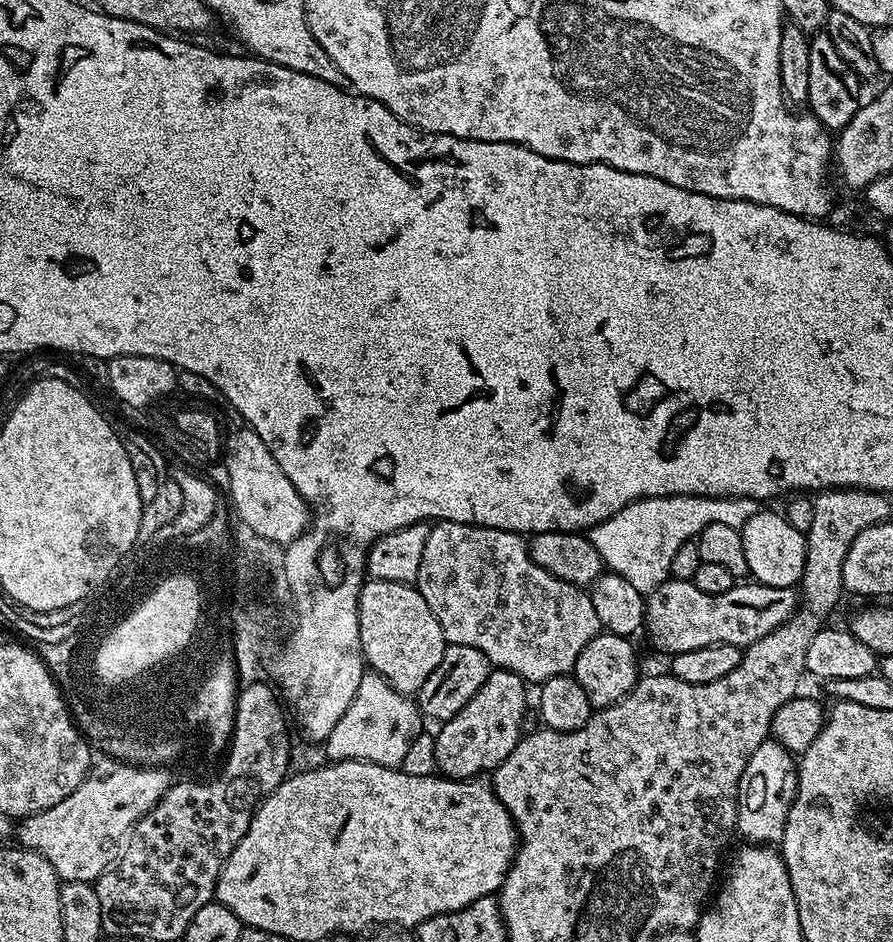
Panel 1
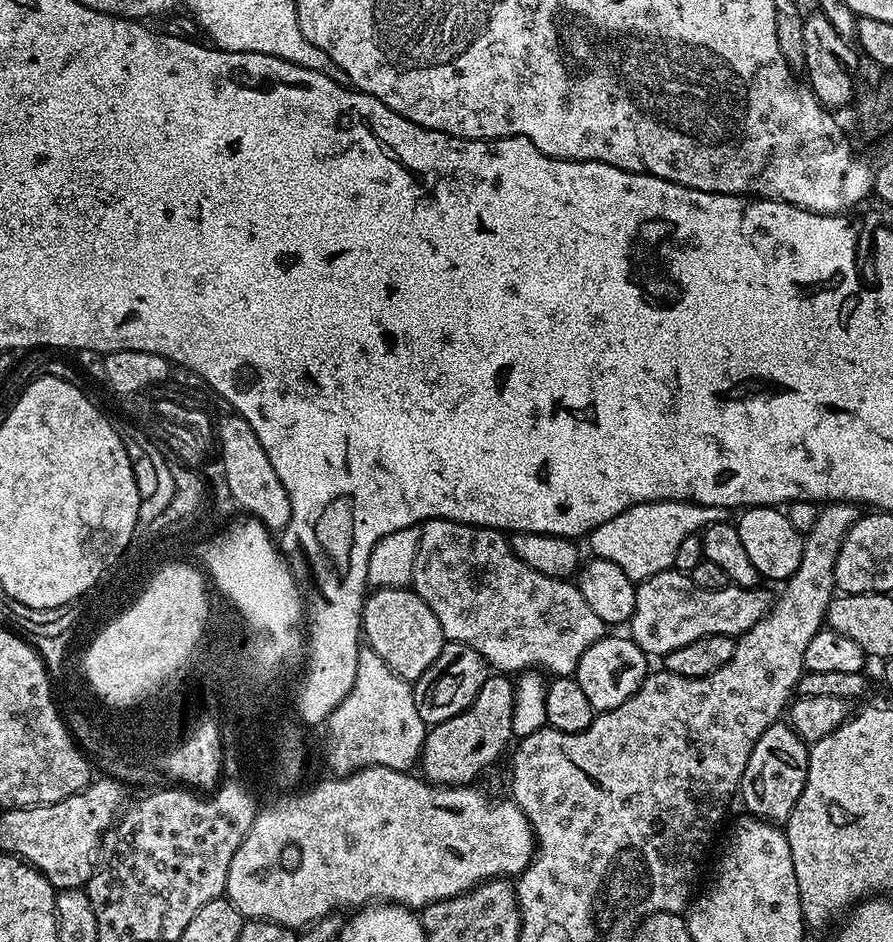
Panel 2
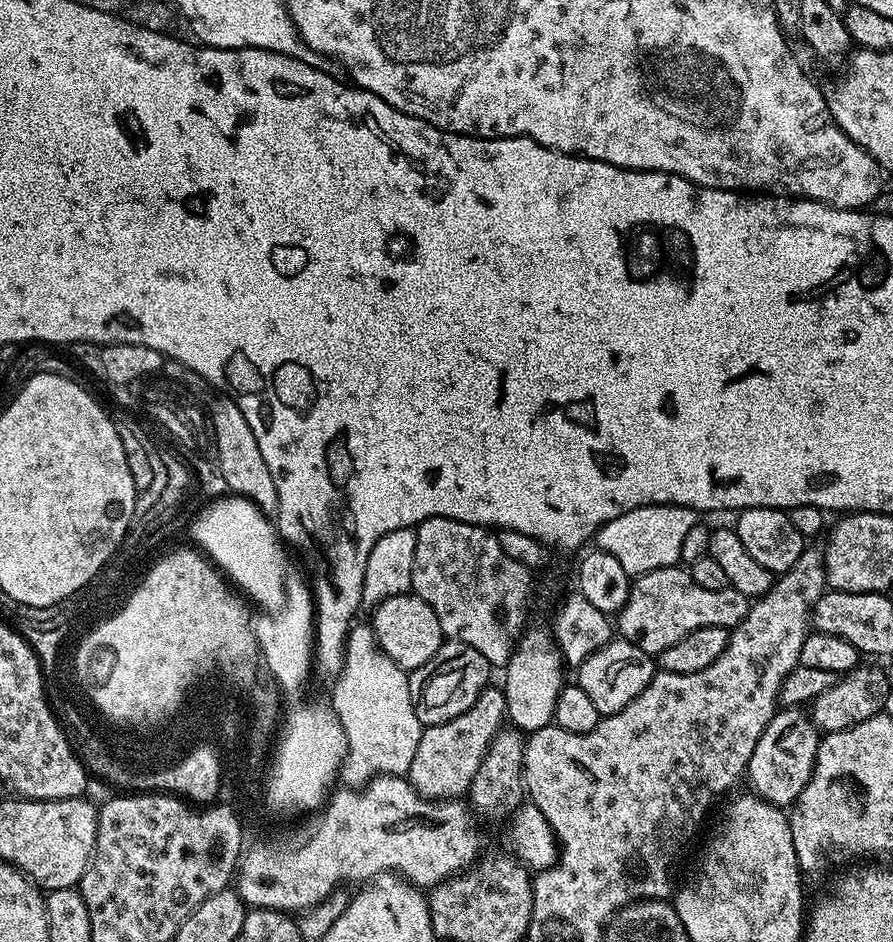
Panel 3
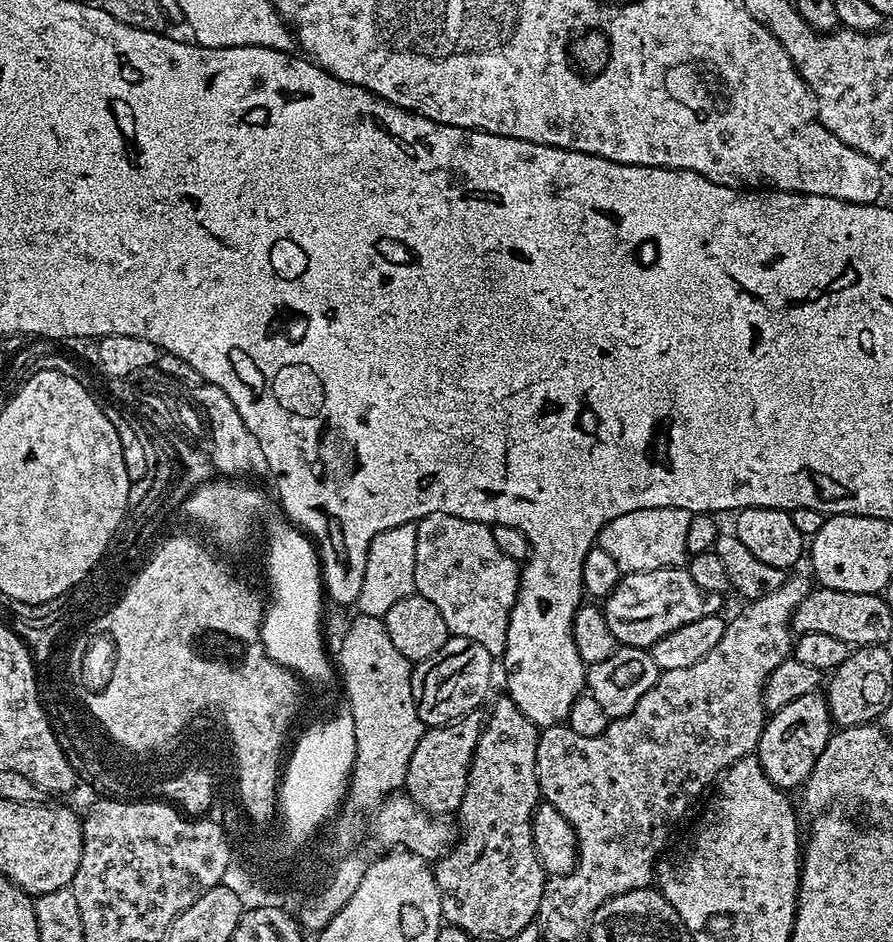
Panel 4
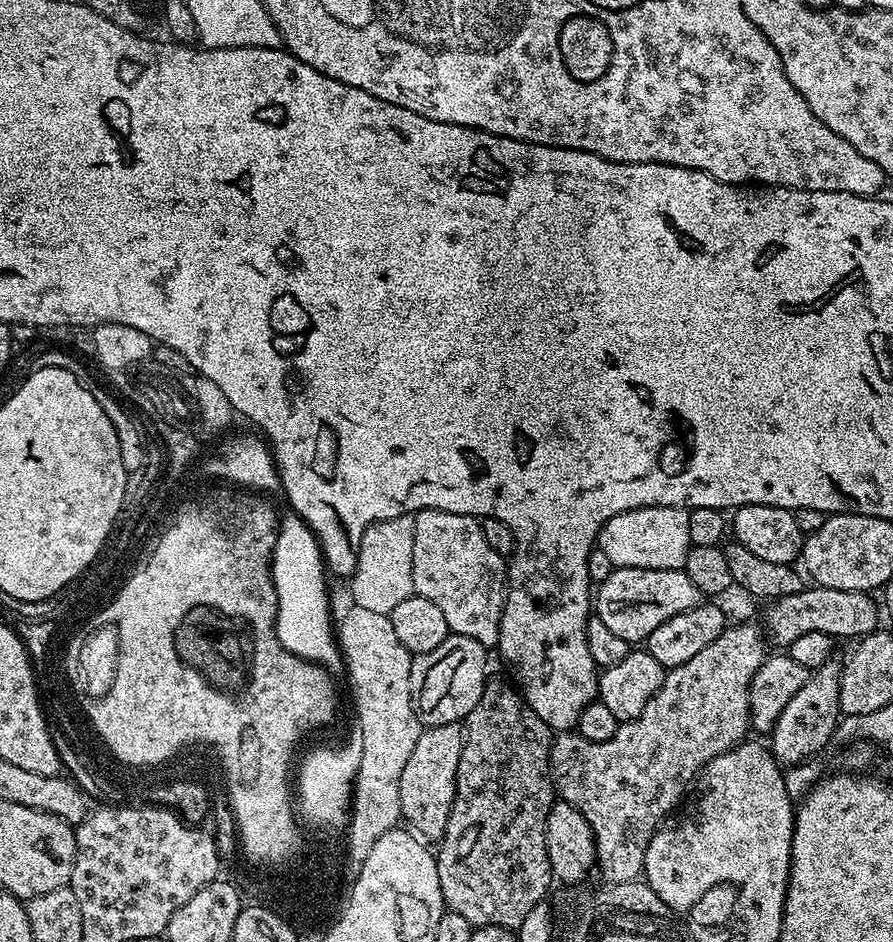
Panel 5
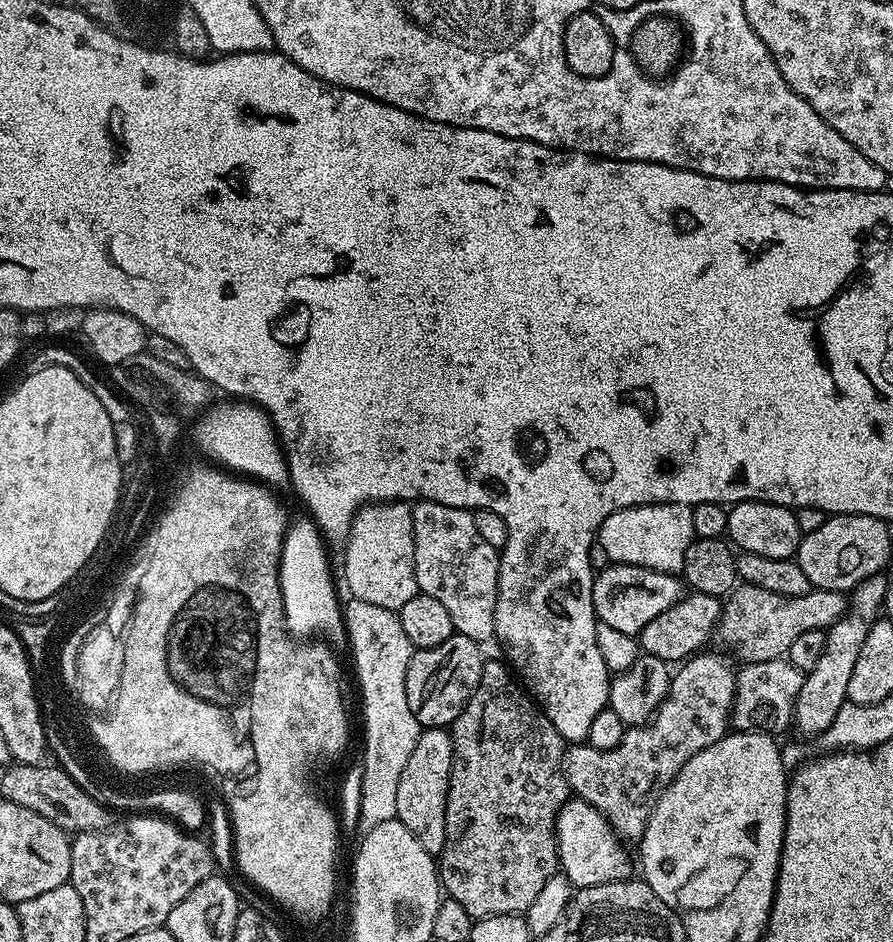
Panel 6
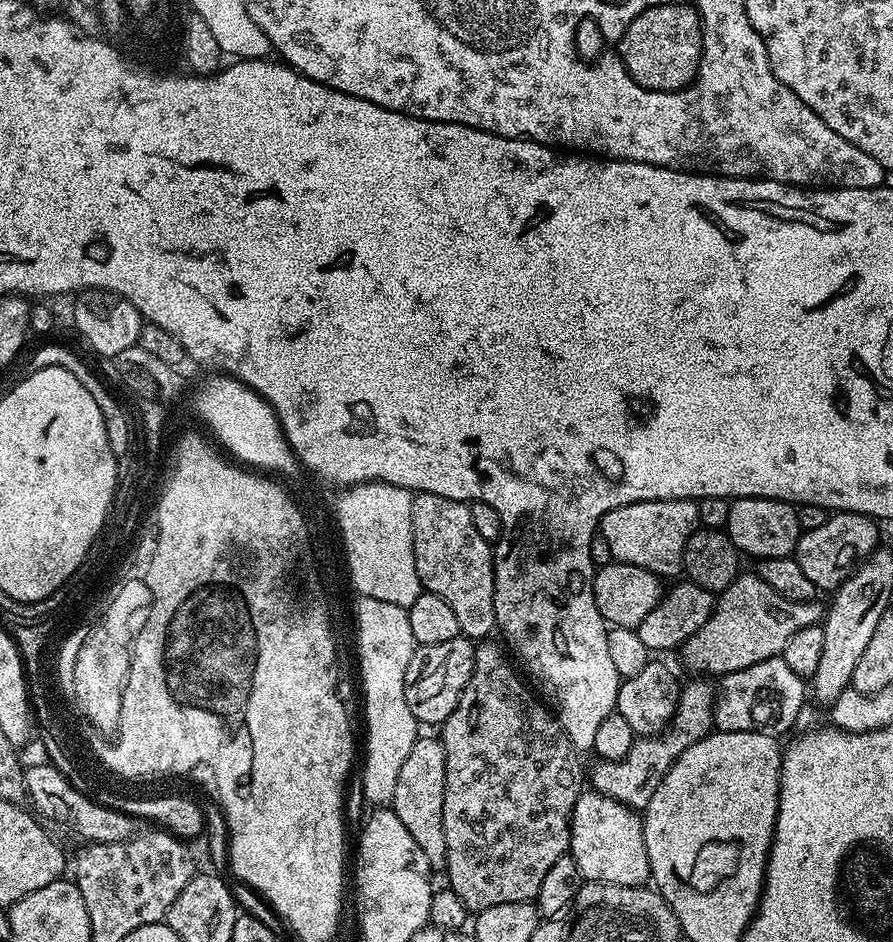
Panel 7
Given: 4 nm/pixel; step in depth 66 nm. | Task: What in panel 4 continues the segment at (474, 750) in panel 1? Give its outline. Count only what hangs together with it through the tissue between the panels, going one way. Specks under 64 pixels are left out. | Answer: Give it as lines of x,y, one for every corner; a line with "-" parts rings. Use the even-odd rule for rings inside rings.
483,711
468,712
460,720
429,727
420,735
414,754
410,754
403,791
423,812
437,818
447,817
447,812
459,813
460,803
466,794
470,762
485,719

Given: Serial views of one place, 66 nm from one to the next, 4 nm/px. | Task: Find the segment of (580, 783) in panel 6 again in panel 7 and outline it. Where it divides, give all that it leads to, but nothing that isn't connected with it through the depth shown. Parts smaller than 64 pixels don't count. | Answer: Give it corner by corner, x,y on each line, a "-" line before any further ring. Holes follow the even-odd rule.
692,678
689,684
685,683
680,689
680,701
672,722
659,736
638,738
630,746
630,754
621,760
595,761
592,772
590,768
590,784
595,791
603,796
614,798
633,810
642,810
654,798
654,790
666,777
672,763
687,747
694,745
700,739
706,738
714,731
716,719
716,688
708,678

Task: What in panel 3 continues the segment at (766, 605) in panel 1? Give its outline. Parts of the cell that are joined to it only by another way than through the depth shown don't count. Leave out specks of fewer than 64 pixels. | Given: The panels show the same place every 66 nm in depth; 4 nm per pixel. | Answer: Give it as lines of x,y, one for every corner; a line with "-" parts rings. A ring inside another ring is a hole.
683,567
659,568
637,576
631,581
626,602
618,613
620,619
618,632
623,639
629,640
642,651
659,654
662,650
666,650
666,646
674,646
674,642
686,638
686,634
694,630
702,630
702,626
722,626
729,630
735,628
738,622
742,622
742,618
746,618
749,607
749,597
738,594
738,590
729,587
722,590
706,590
703,586
698,586
698,582
694,582
691,571

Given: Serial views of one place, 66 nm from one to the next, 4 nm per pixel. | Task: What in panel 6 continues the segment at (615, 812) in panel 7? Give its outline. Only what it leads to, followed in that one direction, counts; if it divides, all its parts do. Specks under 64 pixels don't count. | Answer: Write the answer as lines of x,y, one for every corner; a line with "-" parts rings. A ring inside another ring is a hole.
569,798
556,819
556,858
559,871
579,890
605,884
611,880
631,877
634,864
624,853
625,845
610,826
610,822
590,802

